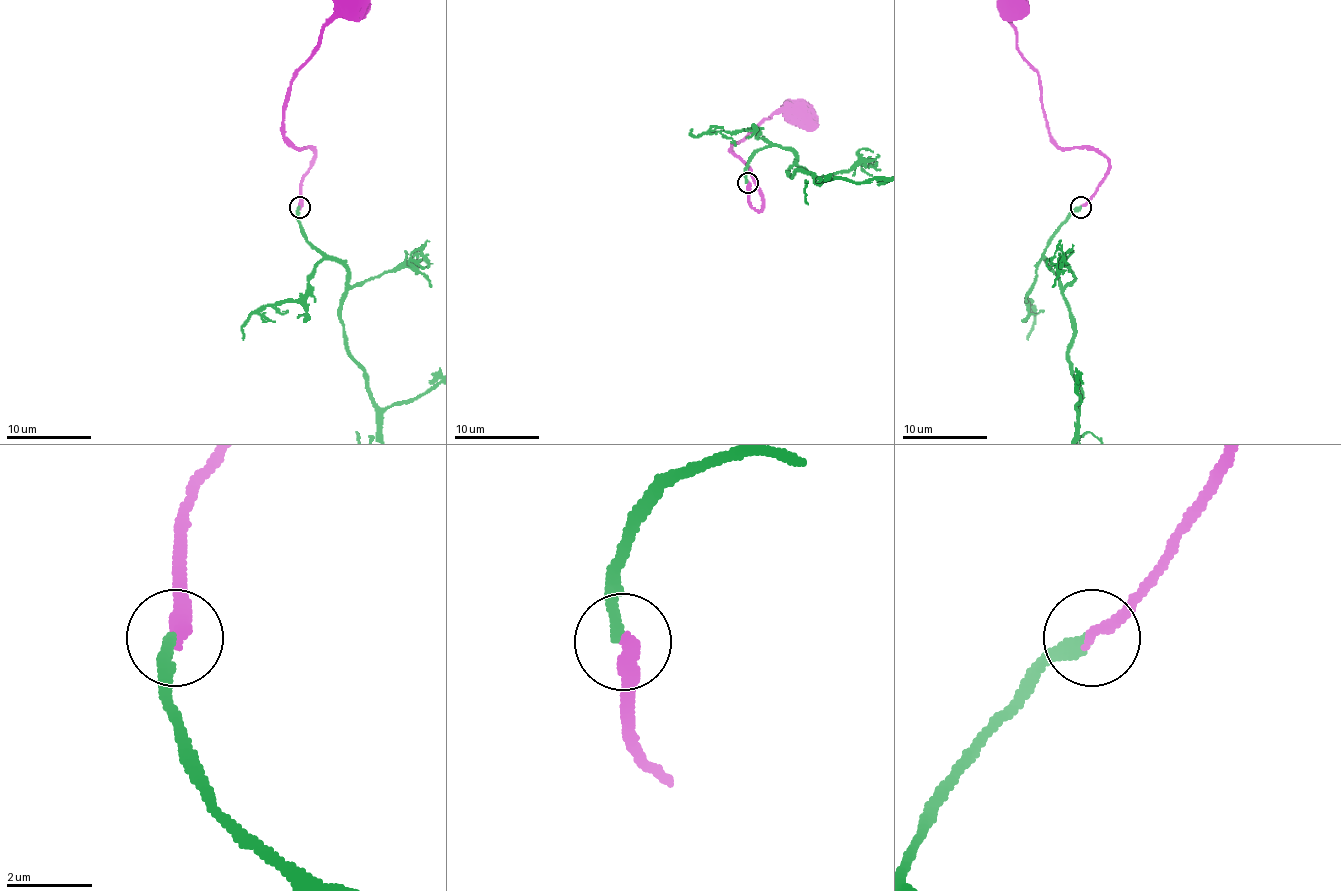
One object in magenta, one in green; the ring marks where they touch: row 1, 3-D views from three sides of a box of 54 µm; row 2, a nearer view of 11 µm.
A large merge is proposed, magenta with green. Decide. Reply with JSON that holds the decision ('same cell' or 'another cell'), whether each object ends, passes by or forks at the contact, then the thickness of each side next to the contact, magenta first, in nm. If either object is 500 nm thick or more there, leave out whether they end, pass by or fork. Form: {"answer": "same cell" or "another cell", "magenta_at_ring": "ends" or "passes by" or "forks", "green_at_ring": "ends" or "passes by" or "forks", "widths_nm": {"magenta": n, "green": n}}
{"answer": "another cell", "magenta_at_ring": "ends", "green_at_ring": "ends", "widths_nm": {"magenta": 320, "green": 280}}

